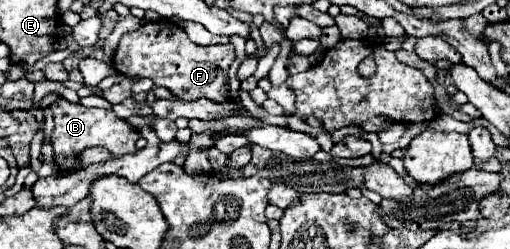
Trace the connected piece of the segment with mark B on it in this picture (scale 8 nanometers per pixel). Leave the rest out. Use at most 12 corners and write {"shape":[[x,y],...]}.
{"shape":[[56,99],[50,143],[62,173],[86,147],[134,154],[138,131],[112,109]]}

